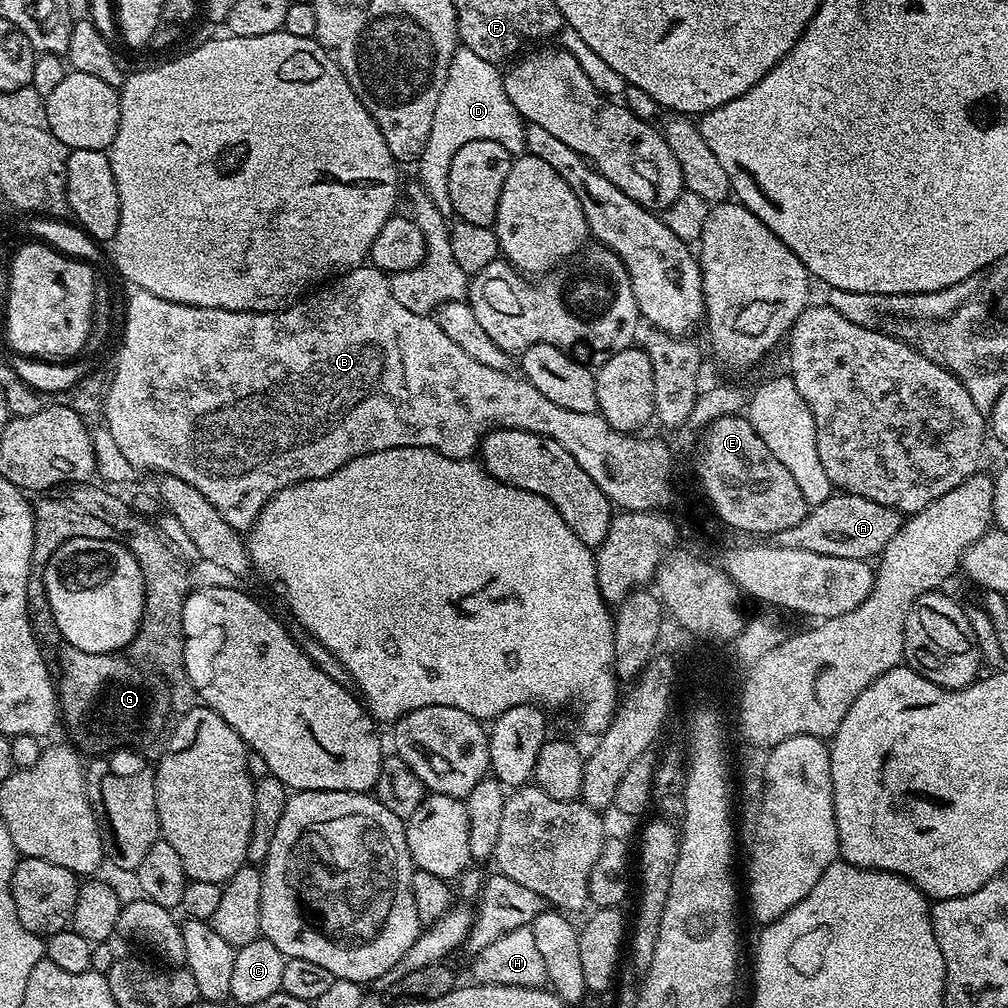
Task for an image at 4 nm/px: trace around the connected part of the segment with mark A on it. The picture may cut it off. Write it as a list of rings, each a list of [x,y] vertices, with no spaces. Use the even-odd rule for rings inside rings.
[[[834,492],[827,500],[813,505],[802,522],[787,530],[765,537],[770,546],[807,550],[814,554],[838,558],[869,561],[884,551],[887,542],[894,538],[904,521],[903,513],[894,507],[883,506],[861,495]]]

